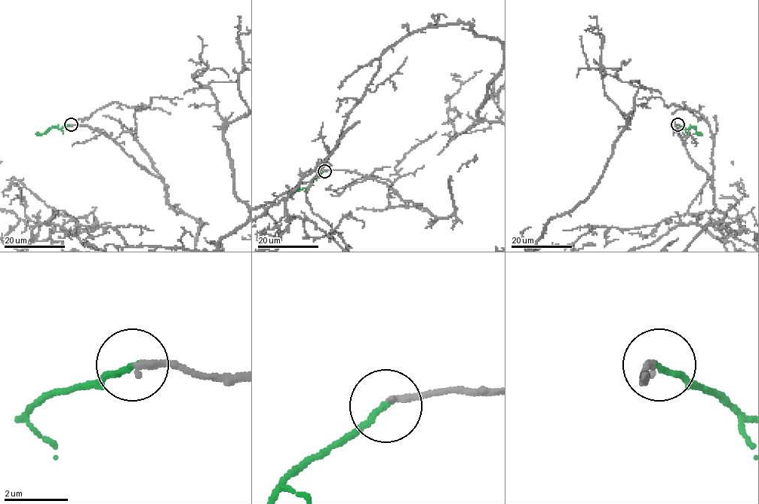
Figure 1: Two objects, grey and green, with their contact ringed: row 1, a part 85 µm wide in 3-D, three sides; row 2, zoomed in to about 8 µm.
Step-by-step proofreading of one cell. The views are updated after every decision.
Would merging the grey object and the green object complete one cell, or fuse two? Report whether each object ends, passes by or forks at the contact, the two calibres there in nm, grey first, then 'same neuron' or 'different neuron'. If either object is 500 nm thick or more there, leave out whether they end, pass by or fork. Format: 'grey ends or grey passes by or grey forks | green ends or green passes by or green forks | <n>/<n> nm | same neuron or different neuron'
grey ends | green ends | 180/180 nm | same neuron

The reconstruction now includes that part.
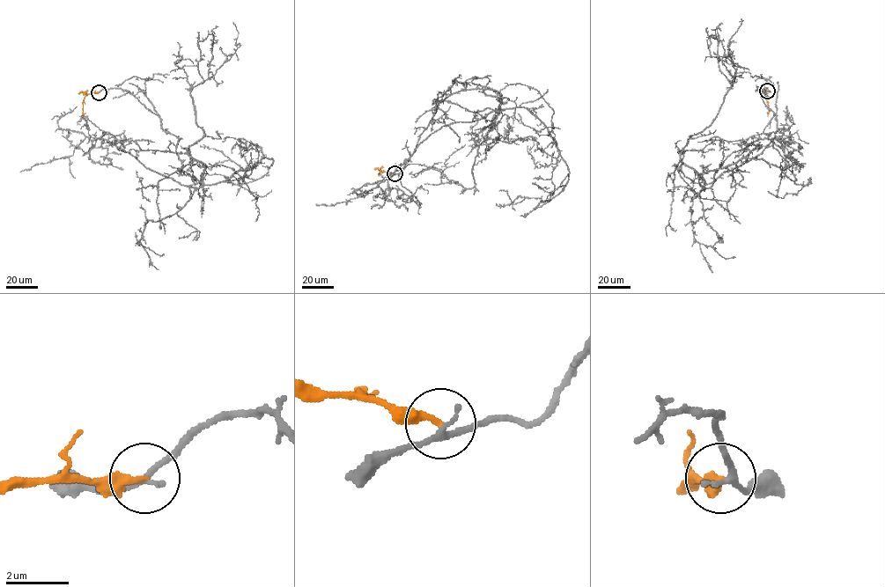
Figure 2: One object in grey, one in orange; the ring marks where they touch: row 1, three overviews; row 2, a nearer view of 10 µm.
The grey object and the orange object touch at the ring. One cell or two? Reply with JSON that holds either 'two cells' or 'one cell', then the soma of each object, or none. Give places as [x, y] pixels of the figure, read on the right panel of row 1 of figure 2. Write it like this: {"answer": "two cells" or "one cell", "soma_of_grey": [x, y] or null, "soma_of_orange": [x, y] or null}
{"answer": "two cells", "soma_of_grey": null, "soma_of_orange": null}

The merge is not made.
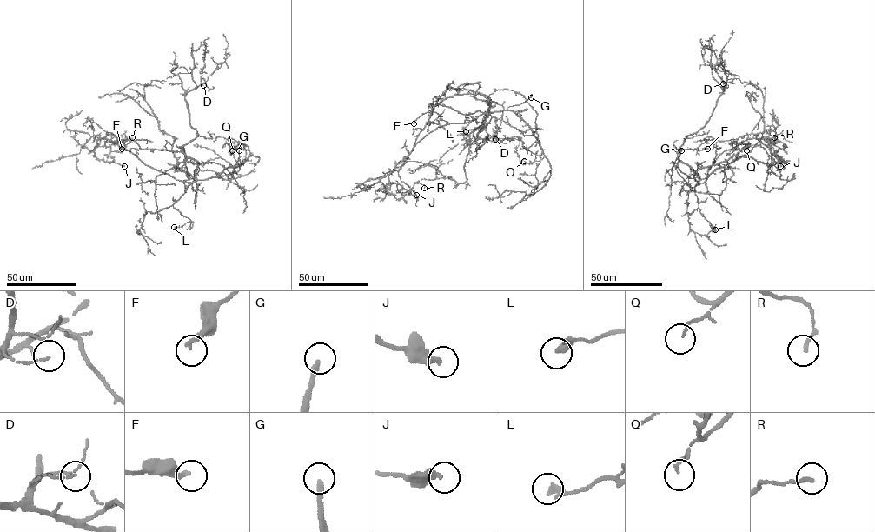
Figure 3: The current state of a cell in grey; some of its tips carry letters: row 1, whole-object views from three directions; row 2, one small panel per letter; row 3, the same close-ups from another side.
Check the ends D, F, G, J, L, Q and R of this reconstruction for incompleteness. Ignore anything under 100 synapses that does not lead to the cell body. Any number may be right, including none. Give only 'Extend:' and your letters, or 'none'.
Extend: G

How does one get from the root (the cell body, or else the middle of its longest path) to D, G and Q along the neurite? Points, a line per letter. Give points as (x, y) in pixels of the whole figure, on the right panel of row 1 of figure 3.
D: (699, 181), (699, 176), (678, 157), (678, 151), (684, 139), (697, 132), (709, 119), (722, 92), (723, 83)
G: (699, 181), (680, 170), (678, 161), (681, 150)
Q: (699, 181), (694, 179), (694, 174), (699, 169), (729, 160), (747, 142), (746, 150)

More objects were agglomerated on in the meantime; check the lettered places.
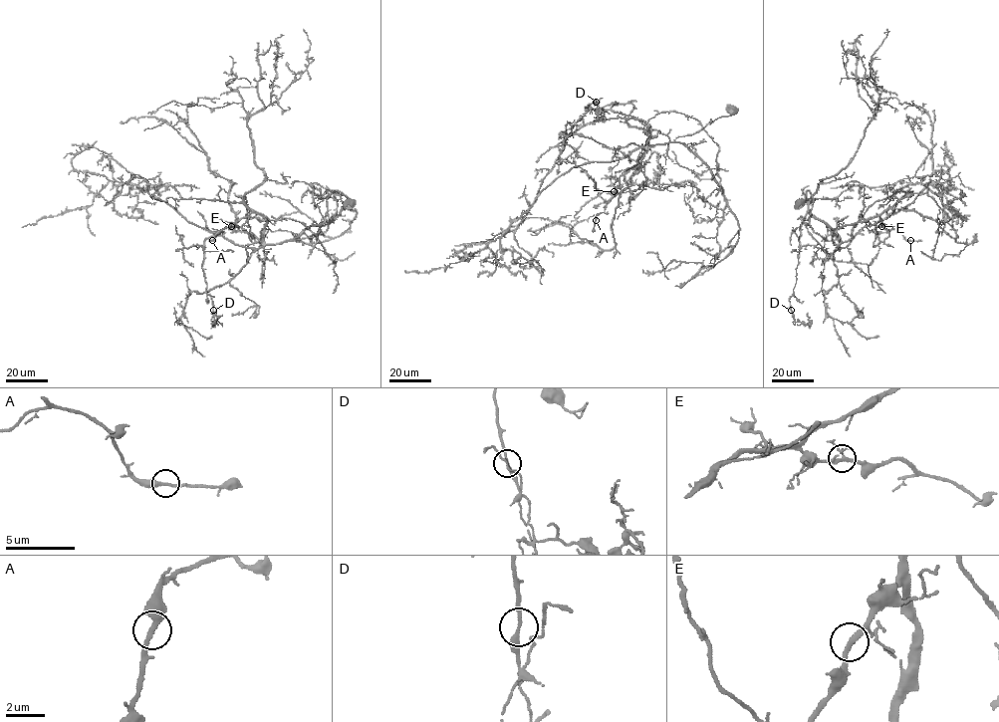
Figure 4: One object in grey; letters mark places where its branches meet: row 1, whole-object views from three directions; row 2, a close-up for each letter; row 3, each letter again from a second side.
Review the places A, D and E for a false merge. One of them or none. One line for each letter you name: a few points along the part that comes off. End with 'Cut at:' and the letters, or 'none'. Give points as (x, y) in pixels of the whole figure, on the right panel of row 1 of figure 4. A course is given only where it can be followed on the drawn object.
Cut at: none

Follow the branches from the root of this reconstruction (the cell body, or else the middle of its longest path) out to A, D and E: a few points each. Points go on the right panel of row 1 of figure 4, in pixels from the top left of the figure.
A: (800, 203), (808, 190), (814, 199), (809, 226), (836, 244), (849, 240), (867, 225), (890, 226), (910, 240)
D: (800, 203), (808, 190), (814, 199), (809, 226), (828, 240), (840, 240), (807, 213), (800, 227), (791, 310)
E: (800, 203), (808, 190), (814, 199), (809, 226), (836, 244), (849, 240), (867, 225), (881, 226)

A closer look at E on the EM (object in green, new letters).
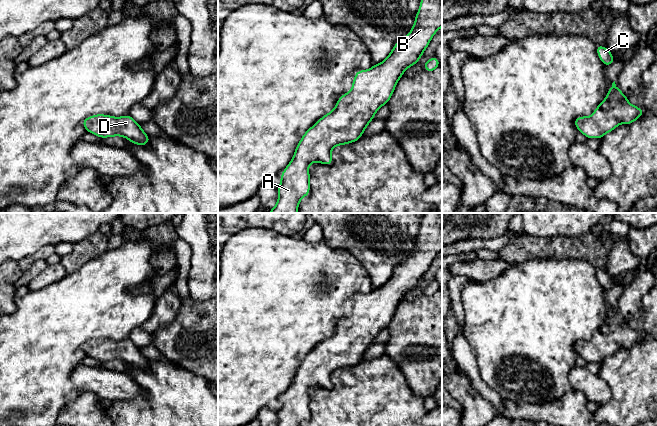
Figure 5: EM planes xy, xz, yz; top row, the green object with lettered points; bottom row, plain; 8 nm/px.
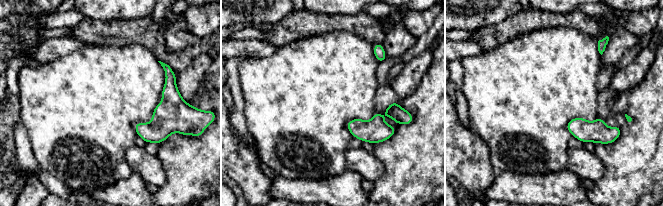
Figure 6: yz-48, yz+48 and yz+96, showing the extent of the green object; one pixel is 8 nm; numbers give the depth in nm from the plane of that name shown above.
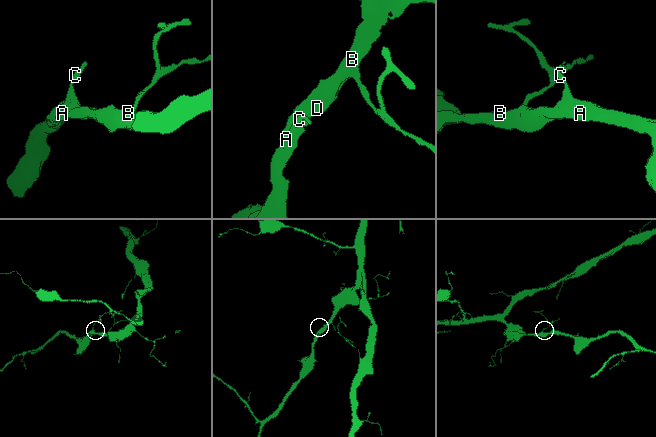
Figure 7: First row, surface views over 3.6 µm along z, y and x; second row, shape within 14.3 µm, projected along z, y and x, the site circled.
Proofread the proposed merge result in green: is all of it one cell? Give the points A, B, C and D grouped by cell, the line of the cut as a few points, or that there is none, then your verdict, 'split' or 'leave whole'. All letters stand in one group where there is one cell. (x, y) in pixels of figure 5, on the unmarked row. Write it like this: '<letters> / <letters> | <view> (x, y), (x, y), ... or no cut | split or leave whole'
A B C D | no cut | leave whole

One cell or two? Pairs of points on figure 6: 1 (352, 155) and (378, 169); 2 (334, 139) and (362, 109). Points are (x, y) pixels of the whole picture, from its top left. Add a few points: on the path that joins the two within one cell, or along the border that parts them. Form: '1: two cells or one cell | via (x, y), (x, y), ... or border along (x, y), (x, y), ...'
1: one cell | via (358, 159), (372, 169)
2: one cell | via (334, 129), (352, 109)

